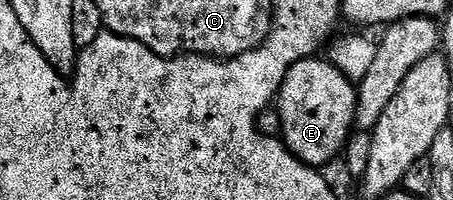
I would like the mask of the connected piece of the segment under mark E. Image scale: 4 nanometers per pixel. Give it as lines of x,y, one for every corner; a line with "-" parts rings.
316,56
295,63
295,67
287,71
287,79
283,79
281,91
275,98
275,107
281,112
283,119
280,140
284,141
289,152
294,153
301,162
314,167
325,167
321,165
342,156
357,120
357,85
350,81
347,75
343,75
343,71
339,71
339,67
335,67
332,60
321,60
320,56

